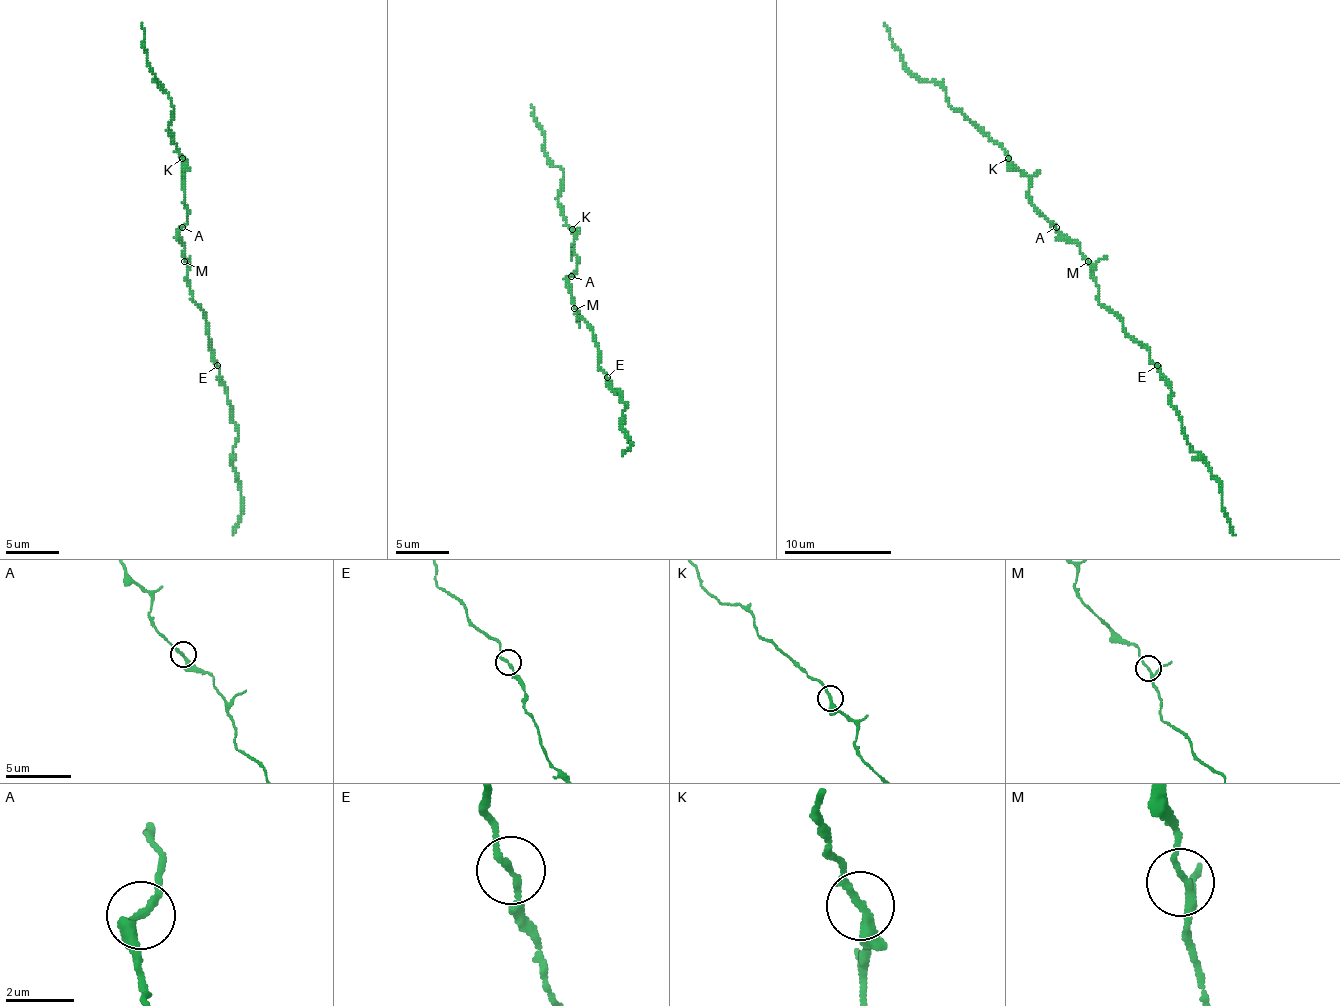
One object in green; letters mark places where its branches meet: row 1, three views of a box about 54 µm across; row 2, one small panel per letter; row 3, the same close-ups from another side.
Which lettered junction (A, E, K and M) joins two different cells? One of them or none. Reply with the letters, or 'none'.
none

